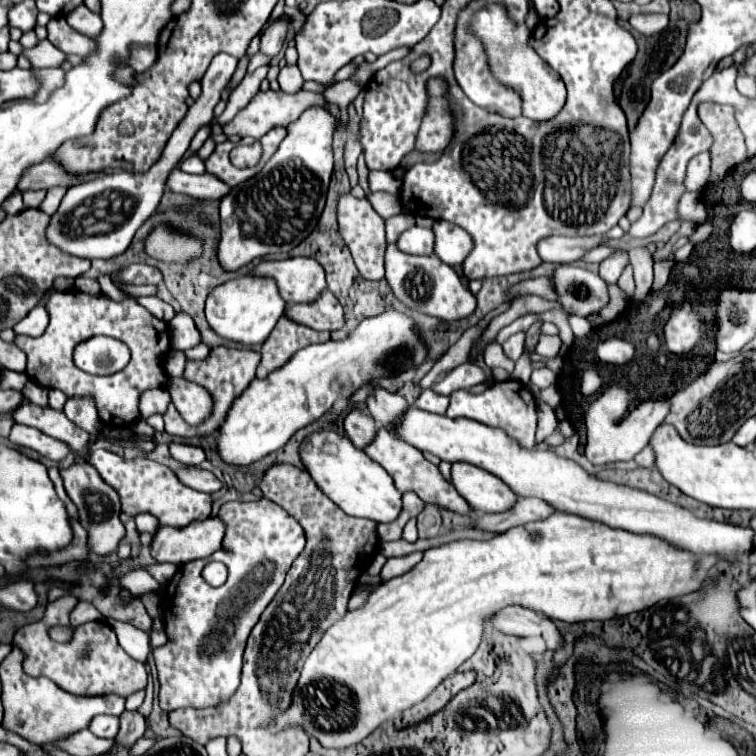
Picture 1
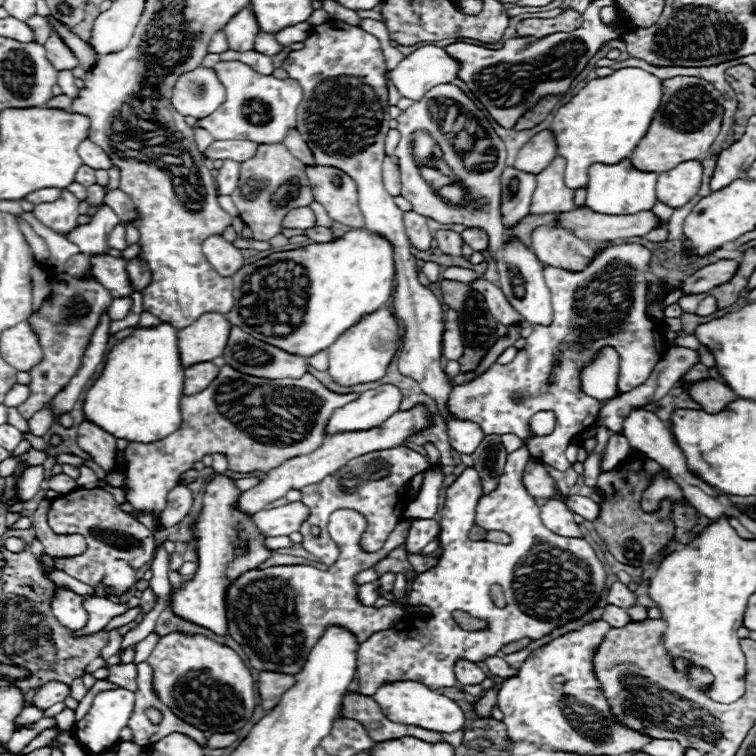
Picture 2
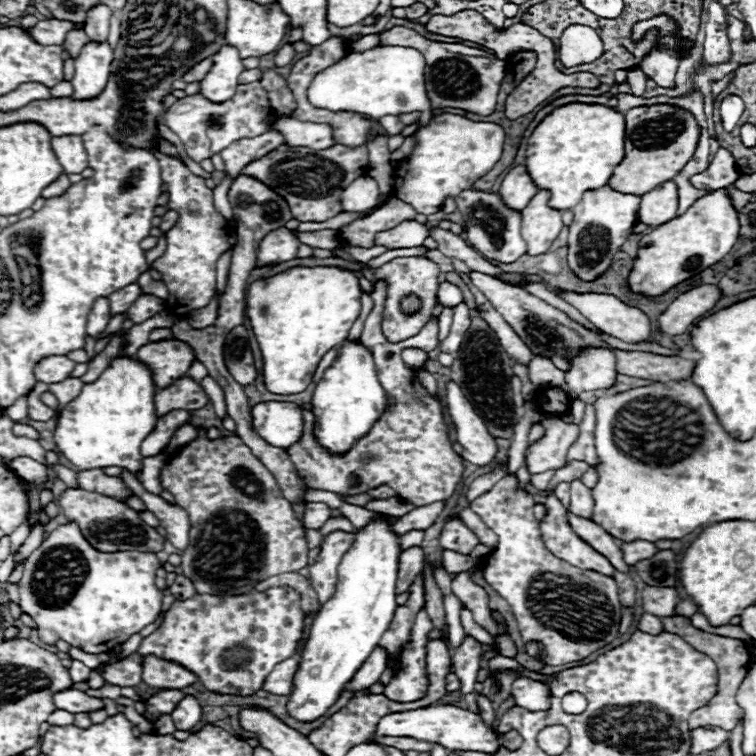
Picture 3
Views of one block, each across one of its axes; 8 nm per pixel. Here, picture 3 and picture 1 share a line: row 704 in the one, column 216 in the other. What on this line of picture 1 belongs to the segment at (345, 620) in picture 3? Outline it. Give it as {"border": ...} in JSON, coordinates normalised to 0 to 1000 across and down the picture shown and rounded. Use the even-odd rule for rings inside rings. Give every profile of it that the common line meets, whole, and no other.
{"border":[[[317,365],[286,378],[272,397],[272,421],[278,431],[299,450],[310,450],[325,458],[347,455],[370,418],[376,415],[378,399],[373,397],[368,378],[360,368],[349,365]]]}

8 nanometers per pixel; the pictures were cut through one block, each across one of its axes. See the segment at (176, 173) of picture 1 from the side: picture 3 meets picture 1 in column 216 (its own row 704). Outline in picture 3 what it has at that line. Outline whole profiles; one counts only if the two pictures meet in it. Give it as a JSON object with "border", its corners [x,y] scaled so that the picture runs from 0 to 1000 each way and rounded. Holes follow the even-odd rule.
{"border":[[[246,921],[233,939],[228,942],[228,952],[233,966],[254,966],[267,950],[267,934],[262,931],[262,926],[257,921]]]}

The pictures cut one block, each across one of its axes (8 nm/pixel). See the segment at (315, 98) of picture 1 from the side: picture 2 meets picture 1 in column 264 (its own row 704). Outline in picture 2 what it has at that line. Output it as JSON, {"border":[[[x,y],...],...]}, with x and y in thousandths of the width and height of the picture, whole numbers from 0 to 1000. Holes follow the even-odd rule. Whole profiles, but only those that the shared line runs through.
{"border":[[[153,910],[124,921],[116,944],[95,963],[103,981],[127,997],[143,995],[159,976],[159,966],[169,958],[177,937],[177,915]]]}

